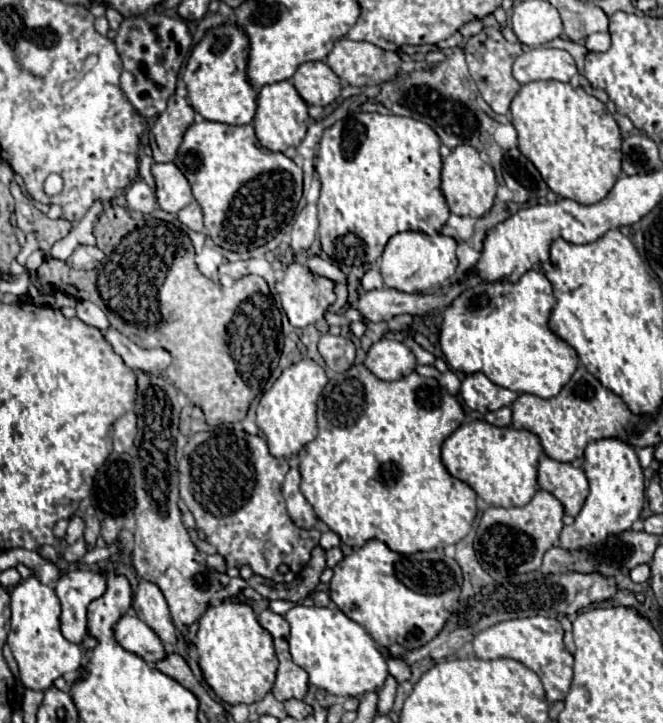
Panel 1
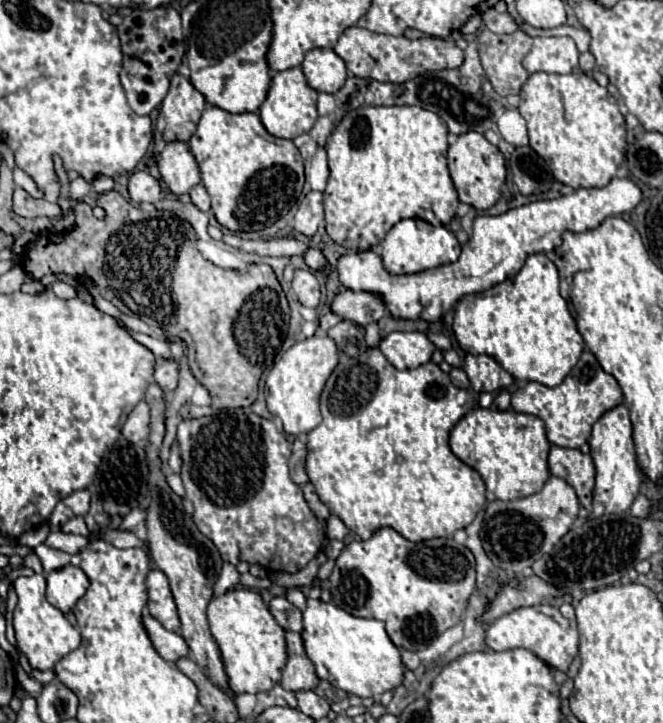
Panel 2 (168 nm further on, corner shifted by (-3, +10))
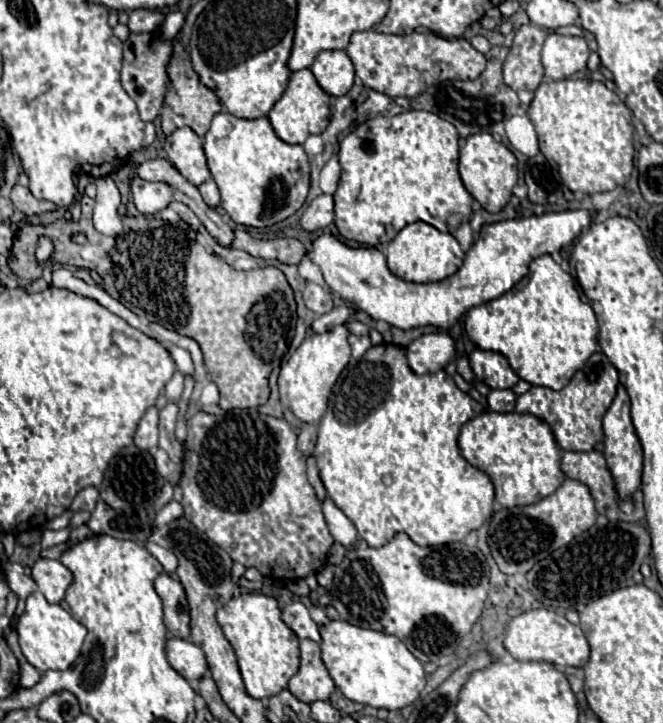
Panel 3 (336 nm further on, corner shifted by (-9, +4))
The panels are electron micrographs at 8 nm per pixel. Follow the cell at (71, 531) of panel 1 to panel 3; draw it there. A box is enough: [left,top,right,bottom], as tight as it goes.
[70,486,98,512]

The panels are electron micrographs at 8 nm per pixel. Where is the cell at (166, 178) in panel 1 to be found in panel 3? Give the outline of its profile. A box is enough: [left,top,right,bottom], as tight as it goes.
[164,126,210,186]

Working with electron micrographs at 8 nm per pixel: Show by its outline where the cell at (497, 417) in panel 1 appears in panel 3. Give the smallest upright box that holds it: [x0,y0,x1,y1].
[488,390,516,412]

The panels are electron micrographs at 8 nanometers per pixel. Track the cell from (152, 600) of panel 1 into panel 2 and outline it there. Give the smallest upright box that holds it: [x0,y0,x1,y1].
[146,568,180,632]

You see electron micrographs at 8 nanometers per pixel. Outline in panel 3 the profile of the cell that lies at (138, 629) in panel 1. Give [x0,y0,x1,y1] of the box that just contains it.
[166,638,208,680]

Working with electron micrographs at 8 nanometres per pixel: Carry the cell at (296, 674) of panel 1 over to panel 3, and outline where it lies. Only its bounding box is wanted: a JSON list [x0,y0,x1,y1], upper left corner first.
[288,640,336,704]

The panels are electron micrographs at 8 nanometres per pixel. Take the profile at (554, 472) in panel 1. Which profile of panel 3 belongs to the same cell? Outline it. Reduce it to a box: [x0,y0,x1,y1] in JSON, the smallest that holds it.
[562,450,644,522]

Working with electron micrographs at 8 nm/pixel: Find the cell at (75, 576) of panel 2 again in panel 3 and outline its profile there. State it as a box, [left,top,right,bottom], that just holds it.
[32,558,72,604]

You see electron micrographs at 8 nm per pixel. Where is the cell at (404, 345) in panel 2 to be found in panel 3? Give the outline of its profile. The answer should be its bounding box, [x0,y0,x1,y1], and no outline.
[406,332,456,374]

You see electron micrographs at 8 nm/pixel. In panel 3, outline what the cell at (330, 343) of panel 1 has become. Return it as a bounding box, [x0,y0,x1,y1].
[350,334,372,358]

